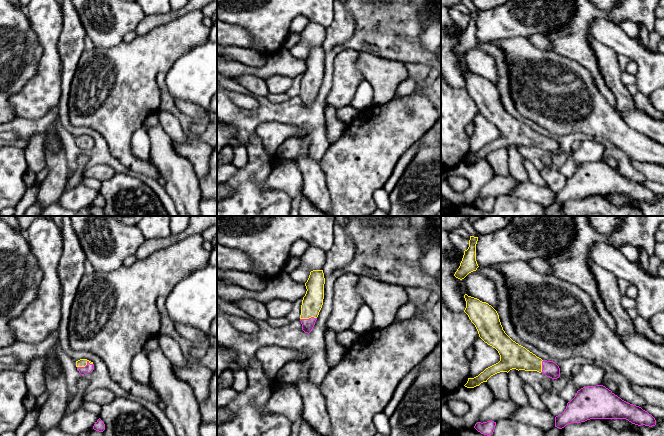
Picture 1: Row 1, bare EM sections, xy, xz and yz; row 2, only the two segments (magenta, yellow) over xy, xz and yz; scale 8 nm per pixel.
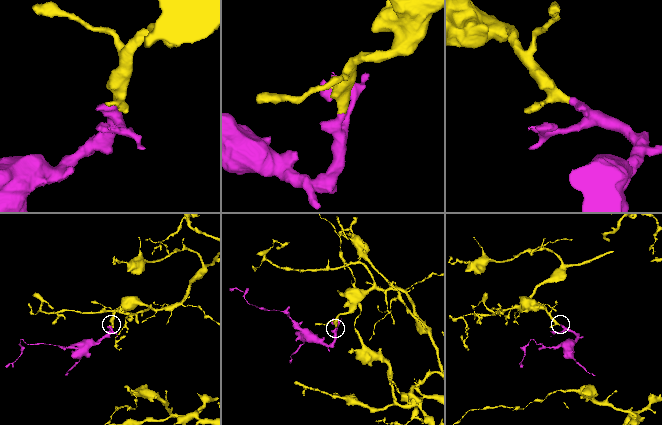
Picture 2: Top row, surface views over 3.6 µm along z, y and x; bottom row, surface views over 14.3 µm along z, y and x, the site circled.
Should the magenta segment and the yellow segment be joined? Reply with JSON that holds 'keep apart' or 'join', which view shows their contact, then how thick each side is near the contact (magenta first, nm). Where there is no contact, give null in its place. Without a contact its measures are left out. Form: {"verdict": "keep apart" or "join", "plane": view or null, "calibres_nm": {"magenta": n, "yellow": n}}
{"verdict": "join", "plane": "xy", "calibres_nm": {"magenta": 70, "yellow": 60}}

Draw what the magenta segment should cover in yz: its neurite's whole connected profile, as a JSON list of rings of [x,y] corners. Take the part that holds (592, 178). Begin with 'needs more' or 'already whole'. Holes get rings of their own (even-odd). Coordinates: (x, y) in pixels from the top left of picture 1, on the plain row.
already whole | [[[603,161],[587,162],[577,167],[564,188],[555,193],[555,203],[590,195],[626,195],[632,200],[655,202],[655,194],[641,183],[630,180]]]

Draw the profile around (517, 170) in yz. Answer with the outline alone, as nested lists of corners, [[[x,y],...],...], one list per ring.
[[[512,145],[507,150],[509,154],[510,175],[519,182],[529,180],[528,172],[523,163],[524,158],[519,153],[518,146]]]

